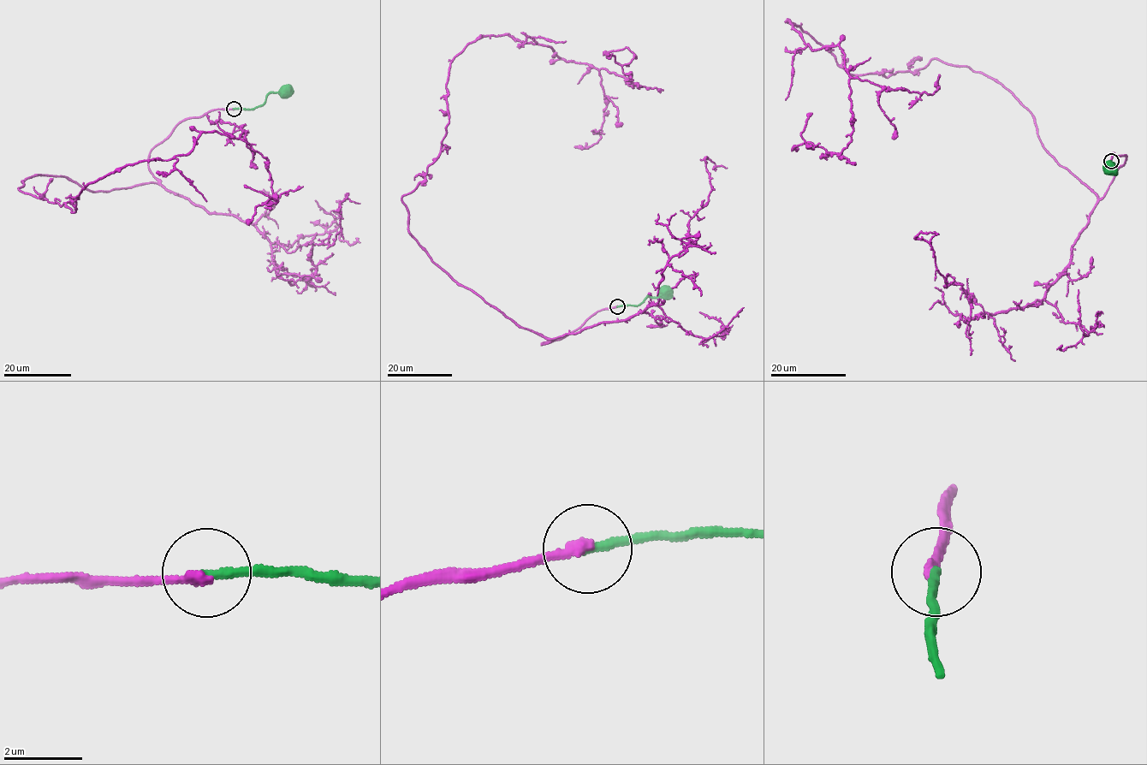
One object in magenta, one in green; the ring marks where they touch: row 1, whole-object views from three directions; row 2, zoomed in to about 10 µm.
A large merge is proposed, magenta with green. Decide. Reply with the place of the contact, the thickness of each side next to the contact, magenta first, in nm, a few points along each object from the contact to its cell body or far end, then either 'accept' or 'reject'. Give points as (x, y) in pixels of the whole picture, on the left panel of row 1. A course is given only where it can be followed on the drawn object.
at (234, 109); 240 nm thick on the magenta side, 240 nm on the other; magenta runs (234, 109), (177, 125), (157, 182), (18, 189), (71, 213), (207, 132), (266, 159), (276, 202), (244, 186); green runs (234, 109), (253, 109), (265, 102), (270, 92), (285, 91); reject

